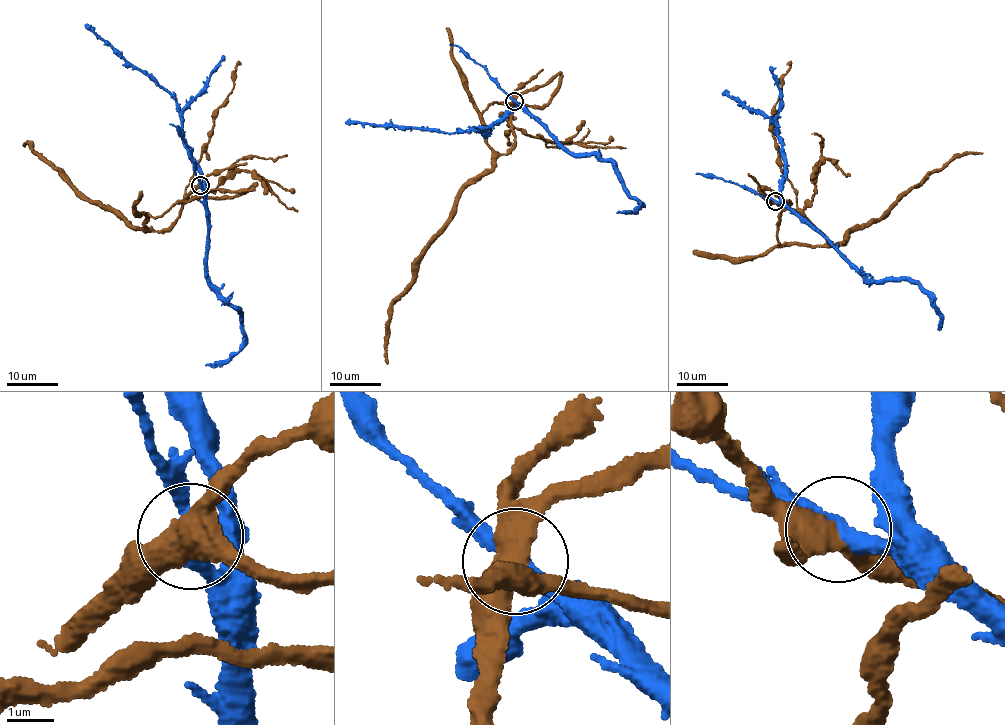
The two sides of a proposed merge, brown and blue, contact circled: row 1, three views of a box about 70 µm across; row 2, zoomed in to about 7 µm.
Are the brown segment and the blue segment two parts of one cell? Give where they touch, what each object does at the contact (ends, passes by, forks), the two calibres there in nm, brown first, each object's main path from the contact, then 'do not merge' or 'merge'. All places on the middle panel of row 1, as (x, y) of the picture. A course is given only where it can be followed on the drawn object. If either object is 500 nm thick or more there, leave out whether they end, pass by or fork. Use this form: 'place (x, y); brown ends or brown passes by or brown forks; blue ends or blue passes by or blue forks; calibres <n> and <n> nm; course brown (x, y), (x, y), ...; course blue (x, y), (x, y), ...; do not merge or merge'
place (514, 101); calibres 550 and 320 nm; course brown (515, 101), (514, 146), (463, 190), (452, 220), (425, 251), (410, 289), (393, 304), (386, 338), (388, 364); course blue (515, 101), (563, 147), (576, 155), (592, 153), (607, 159), (625, 193), (641, 205), (634, 211), (617, 213); merge

